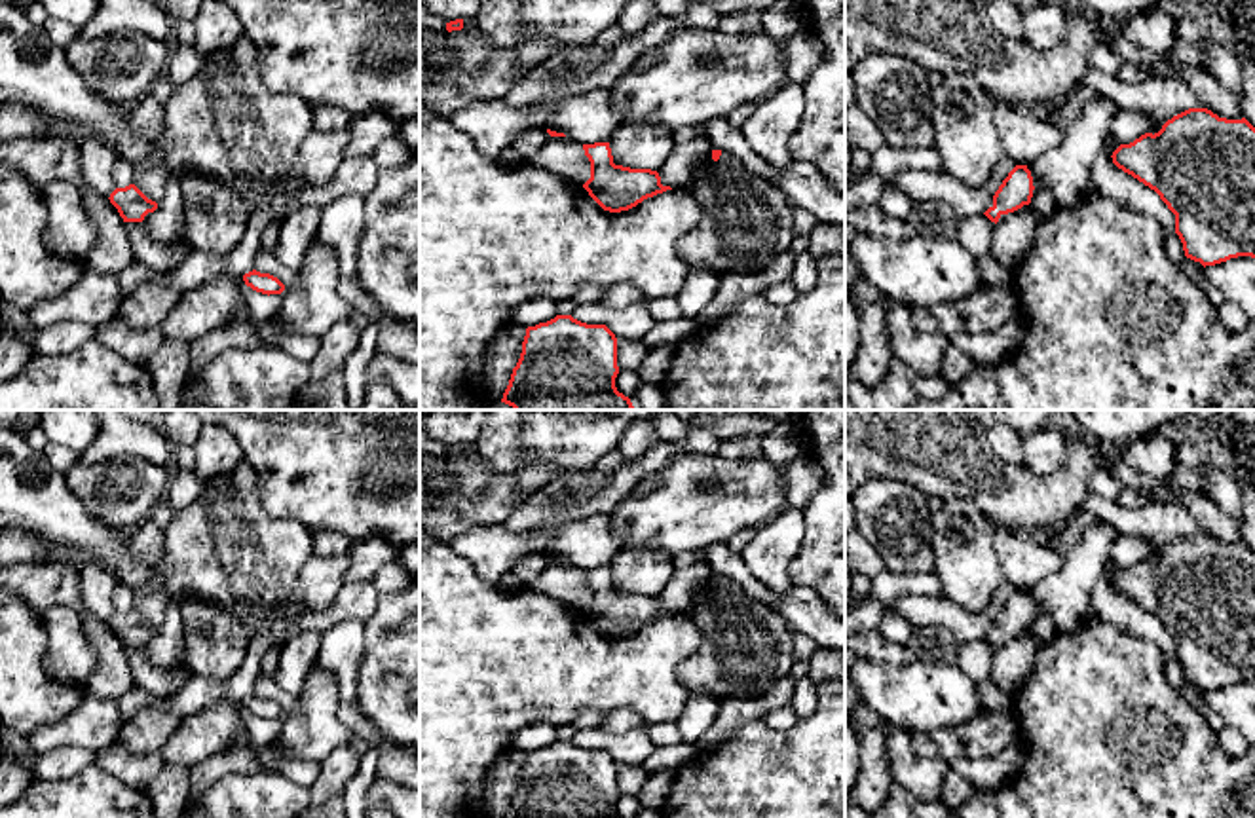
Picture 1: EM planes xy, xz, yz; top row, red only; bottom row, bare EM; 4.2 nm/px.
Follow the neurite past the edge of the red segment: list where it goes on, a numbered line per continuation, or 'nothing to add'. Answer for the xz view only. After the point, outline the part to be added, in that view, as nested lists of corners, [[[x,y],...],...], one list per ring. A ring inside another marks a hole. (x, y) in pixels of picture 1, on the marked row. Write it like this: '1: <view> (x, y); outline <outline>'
nothing to add

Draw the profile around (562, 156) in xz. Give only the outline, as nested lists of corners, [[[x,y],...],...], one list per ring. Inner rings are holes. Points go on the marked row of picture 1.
[[[551,137],[526,163],[543,167],[577,184],[585,184],[590,178],[590,161],[583,144],[570,137]]]

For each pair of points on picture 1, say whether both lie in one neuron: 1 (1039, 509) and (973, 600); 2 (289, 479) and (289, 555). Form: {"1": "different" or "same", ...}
{"1": "different", "2": "different"}

